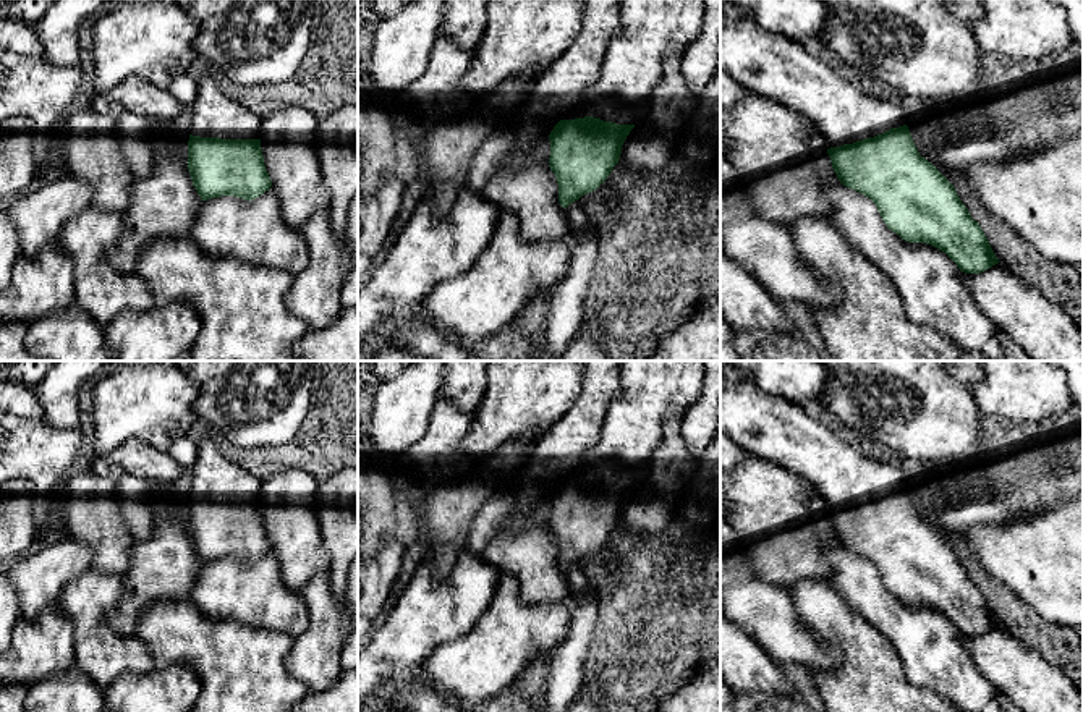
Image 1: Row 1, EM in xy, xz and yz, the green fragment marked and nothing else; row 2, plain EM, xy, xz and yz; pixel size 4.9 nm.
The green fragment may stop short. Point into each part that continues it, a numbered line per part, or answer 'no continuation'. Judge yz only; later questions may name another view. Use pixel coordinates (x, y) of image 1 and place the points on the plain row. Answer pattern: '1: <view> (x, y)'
1: yz (774, 429)

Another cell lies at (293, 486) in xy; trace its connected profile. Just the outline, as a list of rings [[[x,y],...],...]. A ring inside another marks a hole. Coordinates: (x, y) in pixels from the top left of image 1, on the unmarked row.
[[[287,469],[262,481],[261,511],[270,539],[270,552],[278,562],[283,584],[301,592],[308,581],[329,571],[317,519],[319,482],[303,469]]]

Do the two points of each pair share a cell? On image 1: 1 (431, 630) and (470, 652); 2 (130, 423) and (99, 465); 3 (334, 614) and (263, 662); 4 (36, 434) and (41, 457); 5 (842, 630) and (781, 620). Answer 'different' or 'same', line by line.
1: different
2: different
3: different
4: same
5: different

